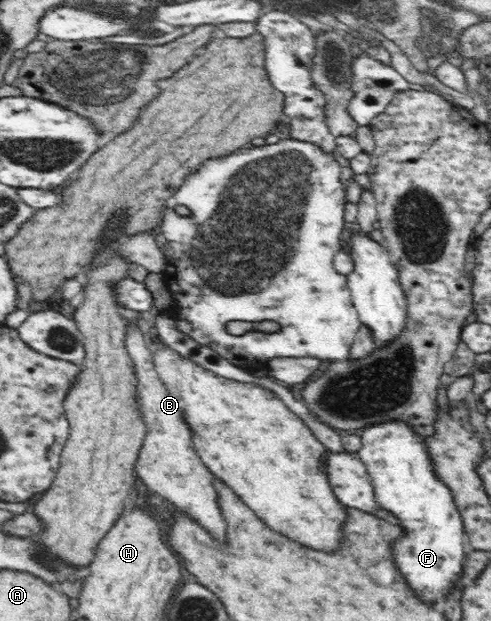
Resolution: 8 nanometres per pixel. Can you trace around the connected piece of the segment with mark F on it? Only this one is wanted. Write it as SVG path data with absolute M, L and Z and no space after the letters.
M400 420L377 425L367 425L360 438L362 445L356 455L361 458L366 465L369 477L371 478L371 484L373 484L373 490L375 491L374 498L381 508L391 511L391 513L393 513L400 521L398 525L402 529L402 534L392 541L392 558L395 559L395 565L397 565L397 569L405 575L409 587L417 593L417 597L423 599L425 603L435 605L435 603L439 603L439 599L445 599L445 597L449 595L449 591L451 591L451 587L453 587L453 581L455 581L461 573L464 573L464 561L466 556L465 551L463 551L463 539L465 539L464 523L461 514L455 505L453 494L451 494L451 490L449 490L449 488L447 488L447 486L445 486L445 484L443 484L443 482L435 475L432 459L424 444L424 437L415 433L413 429L408 426L407 422L401 422Z

